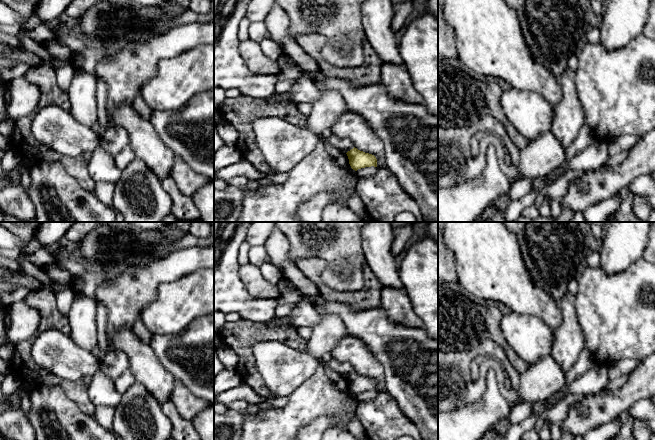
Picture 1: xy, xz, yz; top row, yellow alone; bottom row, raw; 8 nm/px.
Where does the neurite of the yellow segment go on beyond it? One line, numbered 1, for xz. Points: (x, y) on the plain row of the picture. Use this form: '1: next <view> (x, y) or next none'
1: next none

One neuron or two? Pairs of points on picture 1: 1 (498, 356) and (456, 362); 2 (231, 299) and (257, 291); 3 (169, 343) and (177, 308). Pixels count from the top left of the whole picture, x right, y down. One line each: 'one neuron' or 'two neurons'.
1: one neuron
2: two neurons
3: two neurons

